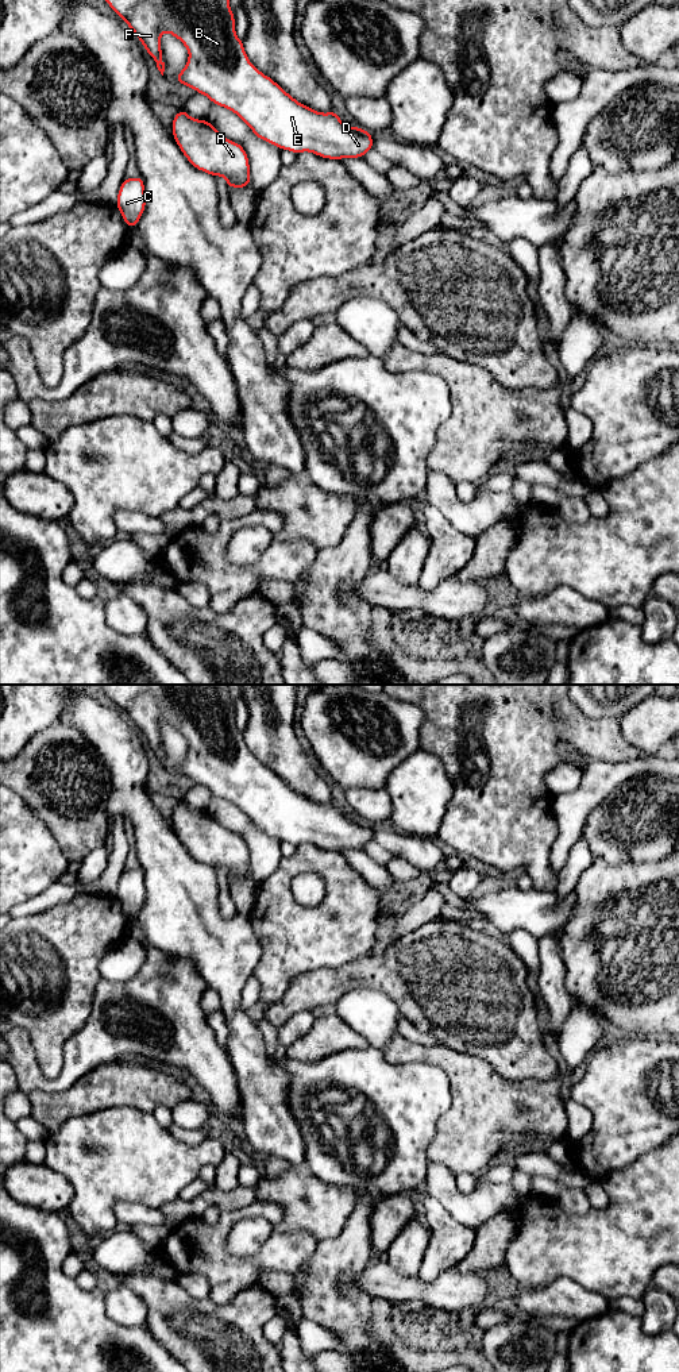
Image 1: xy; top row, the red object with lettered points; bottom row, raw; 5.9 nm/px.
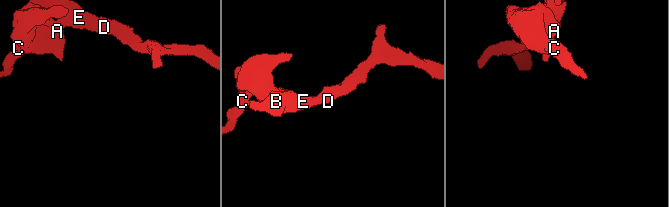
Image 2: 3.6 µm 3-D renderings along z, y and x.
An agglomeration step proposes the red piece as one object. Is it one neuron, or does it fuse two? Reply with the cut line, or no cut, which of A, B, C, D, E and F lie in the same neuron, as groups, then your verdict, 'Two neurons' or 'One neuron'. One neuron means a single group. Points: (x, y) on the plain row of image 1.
No split. Groups: A B C D E F. One neuron

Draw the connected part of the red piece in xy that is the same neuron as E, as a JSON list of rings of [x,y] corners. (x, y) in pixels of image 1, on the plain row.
[[[101,685],[107,695],[139,729],[161,766],[165,763],[161,725],[171,725],[189,743],[175,774],[207,787],[212,795],[236,805],[259,830],[294,845],[313,844],[327,851],[363,849],[374,840],[370,822],[346,817],[337,803],[317,803],[292,789],[255,759],[236,728],[228,685]]]

